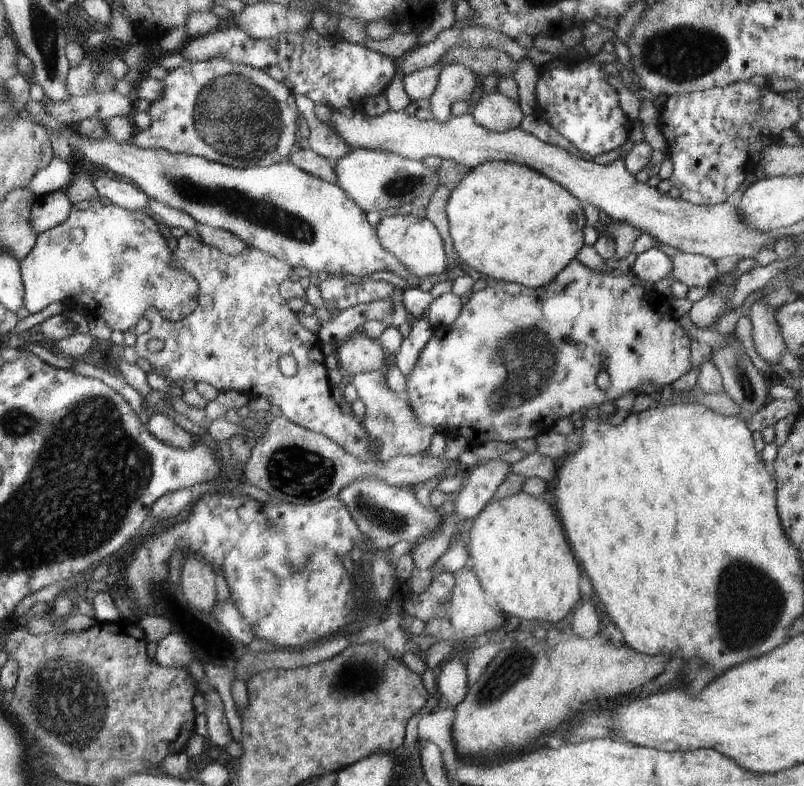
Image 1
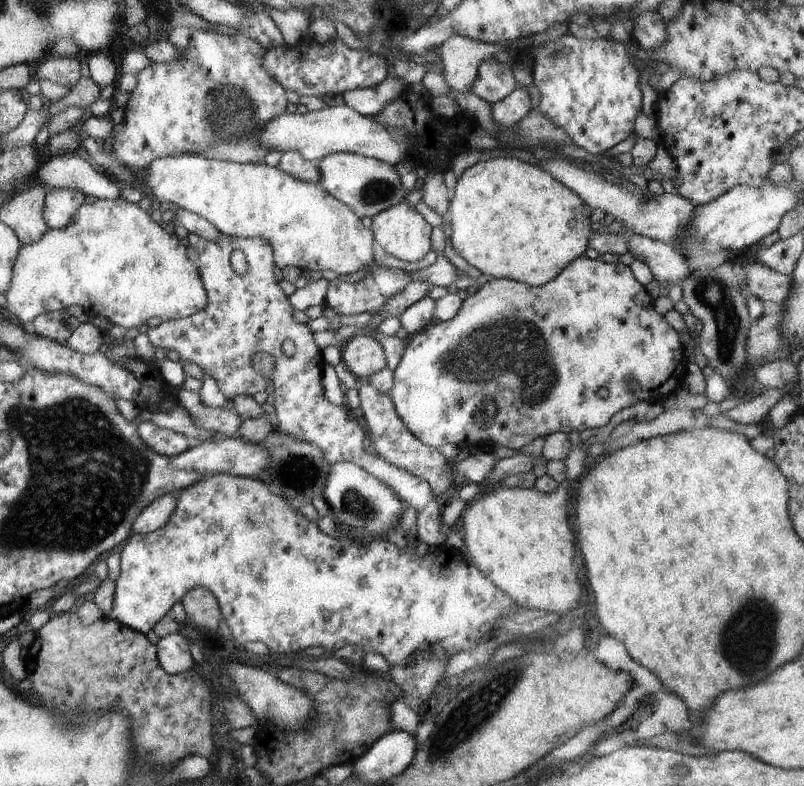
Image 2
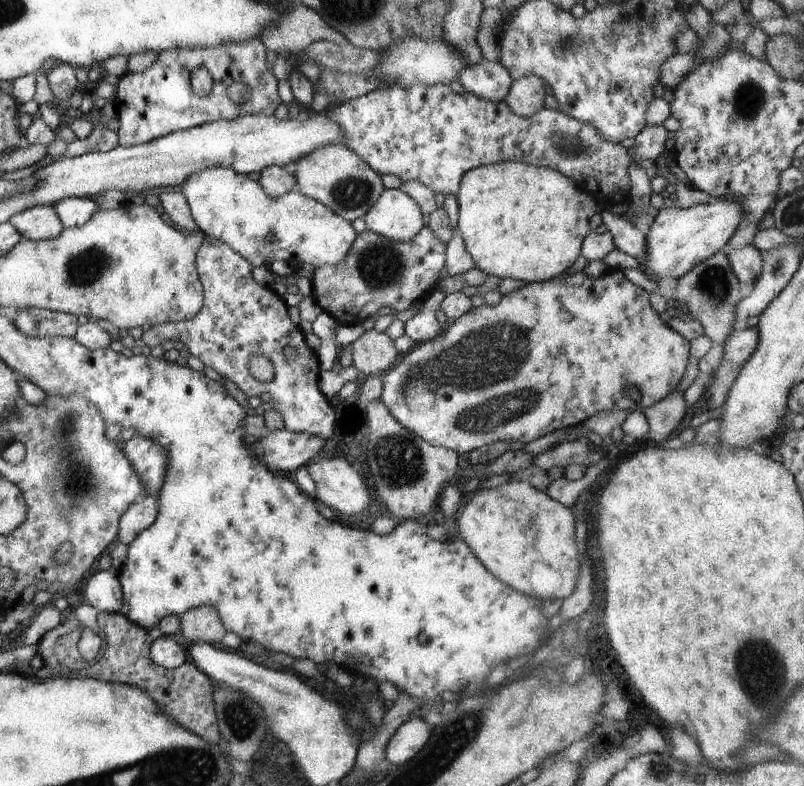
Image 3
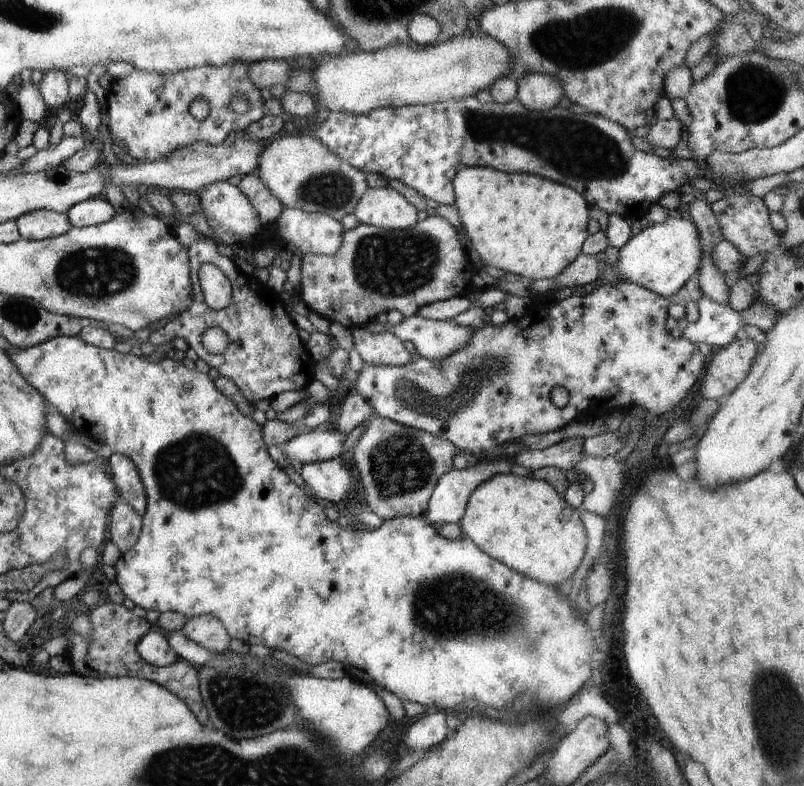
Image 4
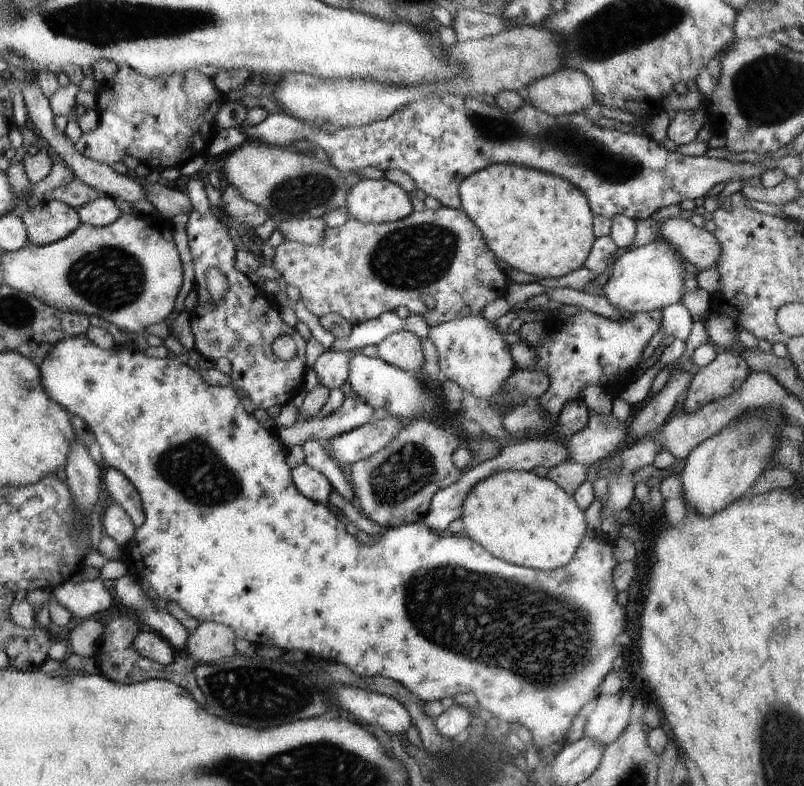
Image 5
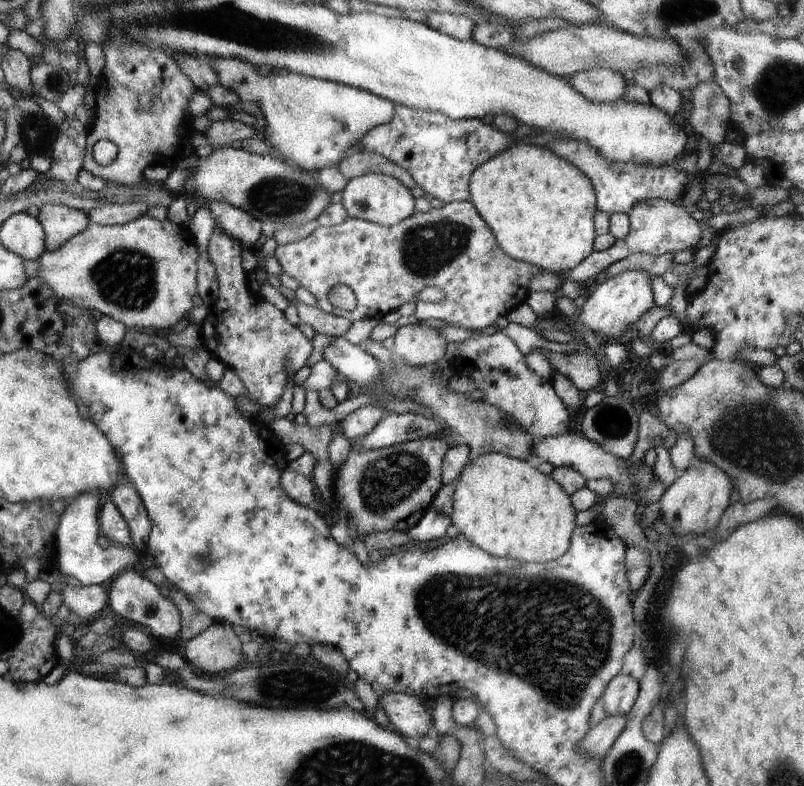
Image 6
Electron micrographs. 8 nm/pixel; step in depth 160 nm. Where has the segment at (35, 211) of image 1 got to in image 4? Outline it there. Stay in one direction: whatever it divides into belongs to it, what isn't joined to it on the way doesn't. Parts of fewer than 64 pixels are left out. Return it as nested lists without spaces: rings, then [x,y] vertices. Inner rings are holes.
[[[105,196],[89,198],[68,209],[68,220],[72,227],[93,227],[108,222],[116,212]]]

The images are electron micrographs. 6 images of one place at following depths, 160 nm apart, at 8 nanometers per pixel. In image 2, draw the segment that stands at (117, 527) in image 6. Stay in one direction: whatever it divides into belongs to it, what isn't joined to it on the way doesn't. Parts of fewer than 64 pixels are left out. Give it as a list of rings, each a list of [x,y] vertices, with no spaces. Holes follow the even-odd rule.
[[[162,495],[153,500],[138,513],[136,520],[133,520],[132,534],[148,534],[162,528],[169,516],[173,514],[174,509],[175,498],[170,495]]]

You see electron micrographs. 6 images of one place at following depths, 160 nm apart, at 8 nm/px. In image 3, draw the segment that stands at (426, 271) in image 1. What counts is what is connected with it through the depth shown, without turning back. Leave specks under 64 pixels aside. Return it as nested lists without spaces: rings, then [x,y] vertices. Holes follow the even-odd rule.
[[[384,189],[363,221],[367,230],[393,241],[411,241],[424,228],[418,203],[400,189]]]

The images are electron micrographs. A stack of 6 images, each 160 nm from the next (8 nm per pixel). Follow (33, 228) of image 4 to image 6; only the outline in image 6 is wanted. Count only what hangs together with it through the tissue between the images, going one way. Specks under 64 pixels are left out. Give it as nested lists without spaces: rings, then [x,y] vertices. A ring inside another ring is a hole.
[[[44,204],[39,210],[36,220],[44,230],[44,248],[49,252],[58,250],[64,242],[84,232],[91,222],[84,212],[63,205]]]

